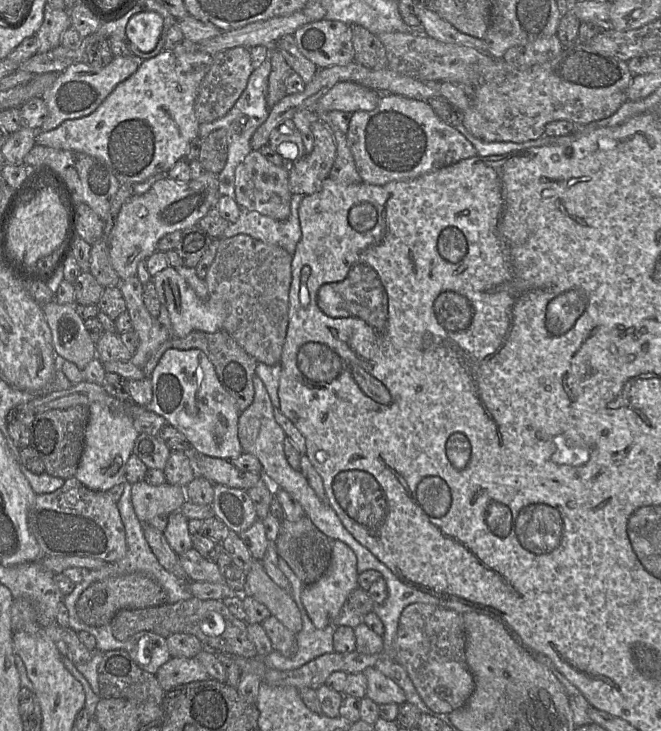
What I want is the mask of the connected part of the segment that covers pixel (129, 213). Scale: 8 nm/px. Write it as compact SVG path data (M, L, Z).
M205 171L199 178L191 179L188 182L177 182L170 178L159 180L146 193L131 197L122 206L110 235L105 238L109 246L112 267L120 279L126 280L129 277L137 276L138 264L157 251L157 243L163 236L198 224L212 207L216 207L219 196L218 174Z

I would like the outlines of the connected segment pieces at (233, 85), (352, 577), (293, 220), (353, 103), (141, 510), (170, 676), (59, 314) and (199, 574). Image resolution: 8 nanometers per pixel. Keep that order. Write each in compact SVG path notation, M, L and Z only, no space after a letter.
M234 47L215 54L213 63L197 90L194 111L198 122L213 122L224 117L246 89L253 71L250 48Z
M334 540L331 562L325 574L314 584L304 586L301 600L307 614L314 626L324 629L333 625L334 619L339 615L346 604L350 593L358 588L357 558L352 549L340 540Z
M302 194L292 195L291 213L285 221L274 220L259 212L240 208L238 220L229 224L222 238L246 234L264 243L280 246L293 255L302 236L298 209L304 197Z
M340 82L322 96L312 109L318 112L334 110L354 113L356 111L372 111L380 100L382 93L357 84L355 82Z
M145 481L132 484L131 500L139 521L148 523L158 515L179 511L186 501L185 488L168 482L153 486Z
M171 657L155 676L165 692L179 684L210 679L204 666L195 657Z
M55 300L43 306L43 313L51 329L55 353L63 359L73 362L82 371L97 357L96 344L85 328L84 320L77 314L74 305L59 304Z
M190 550L178 555L179 562L190 581L226 583L216 562L204 558L198 551Z

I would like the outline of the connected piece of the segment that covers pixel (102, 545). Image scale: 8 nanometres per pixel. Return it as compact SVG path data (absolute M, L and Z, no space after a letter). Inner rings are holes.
M75 476L51 493L37 494L28 512L28 525L43 555L83 556L115 562L127 553L125 528L117 503L108 492L93 491Z

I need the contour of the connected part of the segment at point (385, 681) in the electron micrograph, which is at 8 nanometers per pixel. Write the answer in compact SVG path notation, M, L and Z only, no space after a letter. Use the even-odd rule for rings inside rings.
M368 667L362 673L367 678L366 697L370 698L377 705L388 703L400 705L406 701L402 688L376 670L375 667Z

